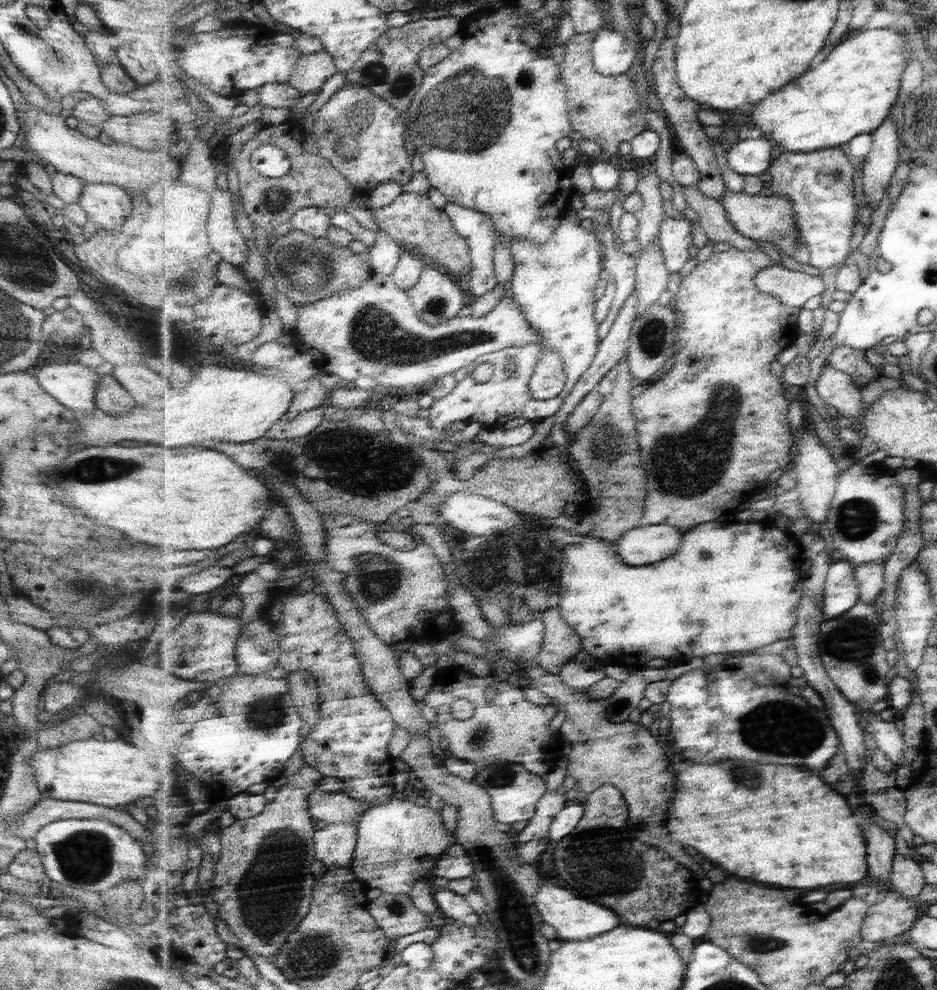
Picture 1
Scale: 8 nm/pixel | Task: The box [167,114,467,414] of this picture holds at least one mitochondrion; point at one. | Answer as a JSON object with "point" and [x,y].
{"point":[272,201]}

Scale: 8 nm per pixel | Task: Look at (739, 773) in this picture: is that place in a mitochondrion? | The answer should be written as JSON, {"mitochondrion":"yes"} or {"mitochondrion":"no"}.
{"mitochondrion":"yes"}

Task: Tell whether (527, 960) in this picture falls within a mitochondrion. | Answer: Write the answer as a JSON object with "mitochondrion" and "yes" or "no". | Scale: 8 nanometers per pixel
{"mitochondrion":"yes"}

